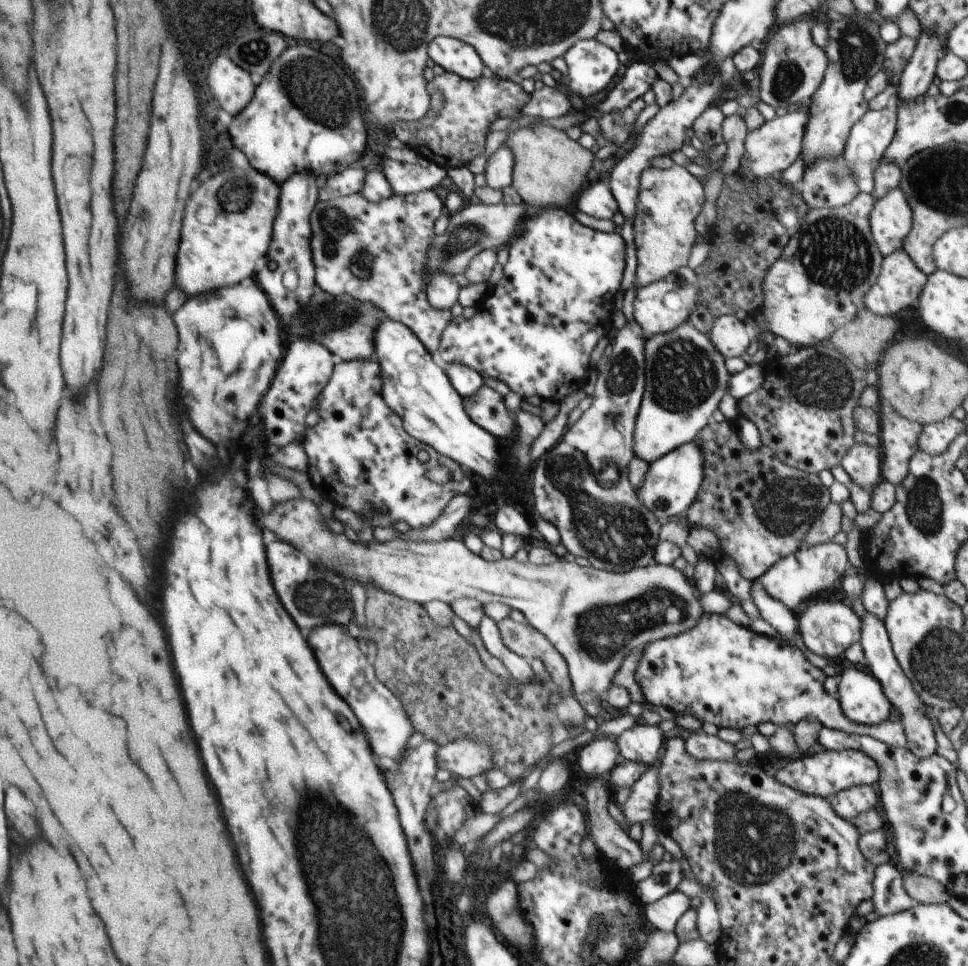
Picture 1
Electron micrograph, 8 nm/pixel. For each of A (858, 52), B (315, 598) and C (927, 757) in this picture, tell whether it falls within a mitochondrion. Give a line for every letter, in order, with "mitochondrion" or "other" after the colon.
A: mitochondrion
B: mitochondrion
C: other

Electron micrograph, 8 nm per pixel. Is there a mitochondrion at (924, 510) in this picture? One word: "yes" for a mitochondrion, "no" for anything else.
yes

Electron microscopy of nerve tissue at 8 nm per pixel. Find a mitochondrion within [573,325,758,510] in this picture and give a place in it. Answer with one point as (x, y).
(683, 374)

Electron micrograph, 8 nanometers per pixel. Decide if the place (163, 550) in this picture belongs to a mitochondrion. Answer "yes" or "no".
no

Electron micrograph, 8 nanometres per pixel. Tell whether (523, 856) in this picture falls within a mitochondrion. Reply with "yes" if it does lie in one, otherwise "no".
no

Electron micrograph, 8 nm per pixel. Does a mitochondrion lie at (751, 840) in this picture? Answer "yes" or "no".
yes

